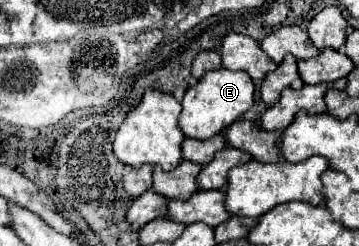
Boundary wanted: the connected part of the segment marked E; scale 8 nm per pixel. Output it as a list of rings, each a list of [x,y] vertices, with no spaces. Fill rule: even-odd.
[[[207,70],[197,84],[189,86],[183,96],[183,112],[179,114],[179,128],[183,128],[183,134],[187,138],[207,140],[215,134],[219,134],[225,126],[233,124],[241,114],[245,114],[253,104],[253,92],[255,86],[249,78],[249,74],[243,74],[243,70]]]

